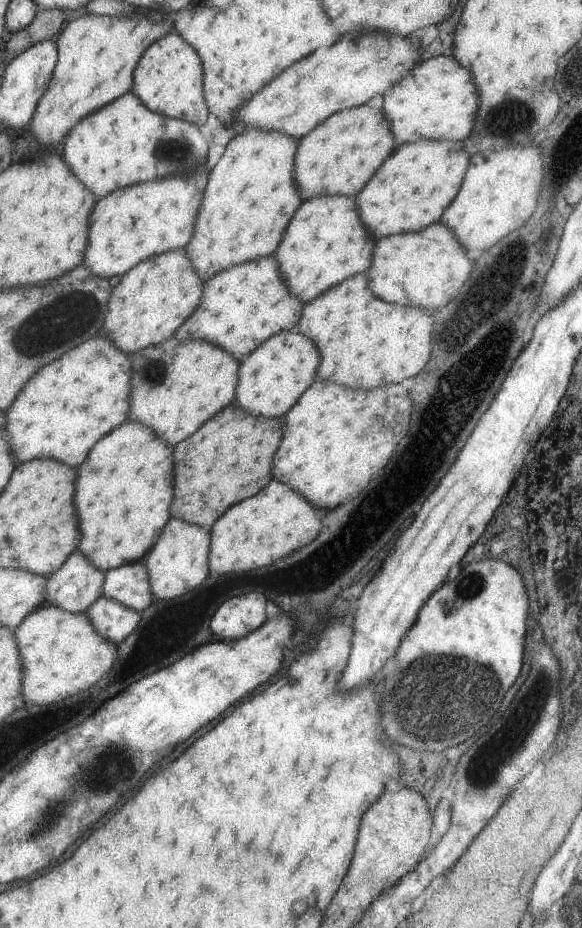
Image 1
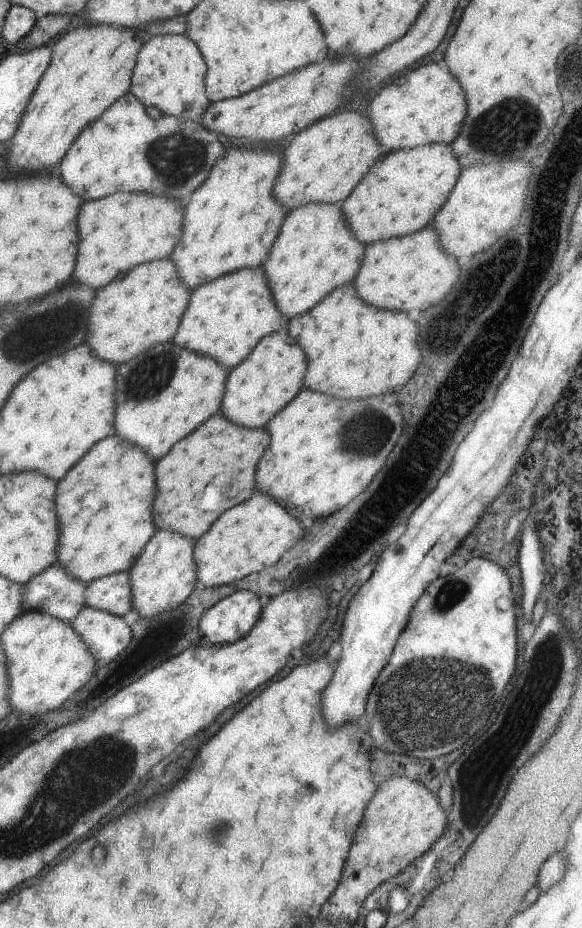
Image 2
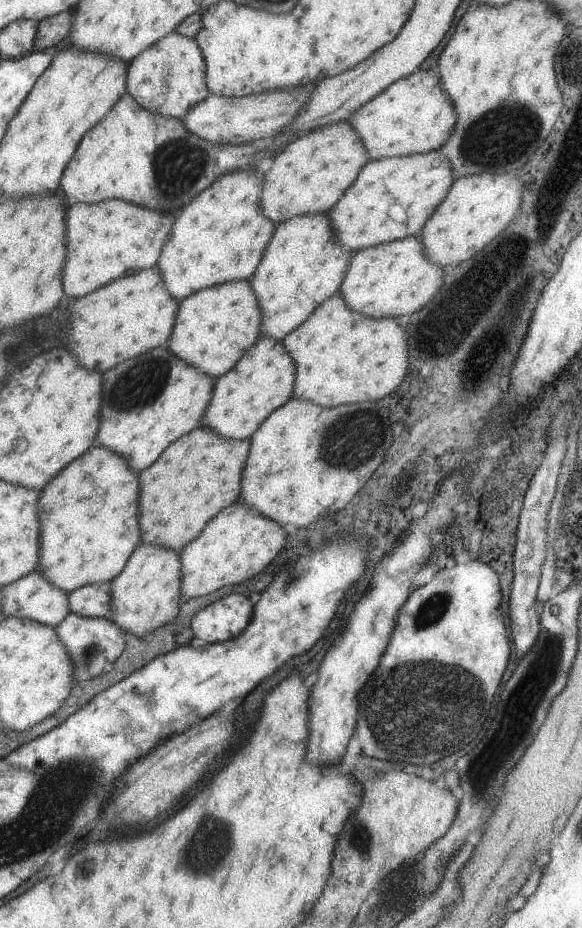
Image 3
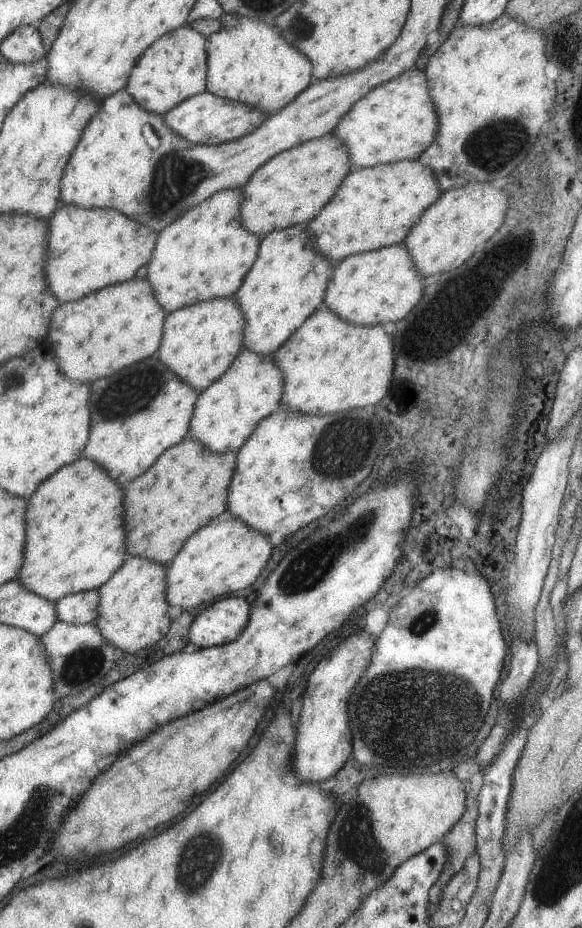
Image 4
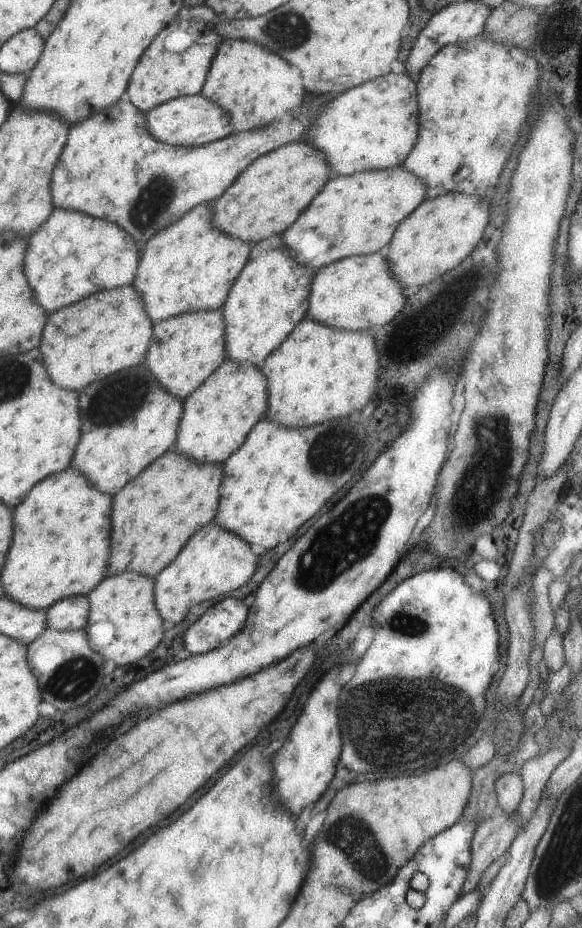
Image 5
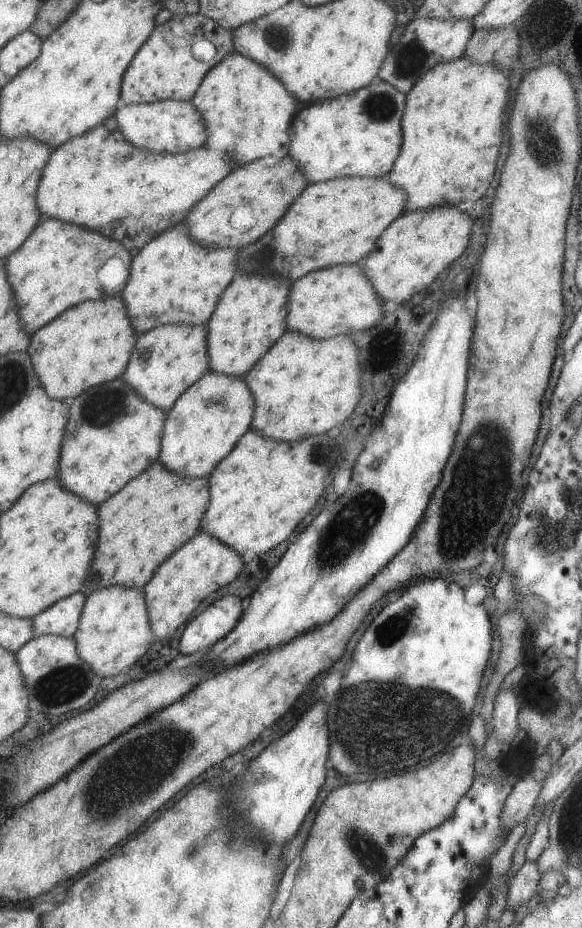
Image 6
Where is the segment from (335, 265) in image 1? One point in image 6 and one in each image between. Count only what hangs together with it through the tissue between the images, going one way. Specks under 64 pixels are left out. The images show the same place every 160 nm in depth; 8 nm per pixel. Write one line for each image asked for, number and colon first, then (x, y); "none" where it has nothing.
2: (314, 253)
3: (302, 265)
4: (284, 286)
5: (269, 296)
6: (249, 316)

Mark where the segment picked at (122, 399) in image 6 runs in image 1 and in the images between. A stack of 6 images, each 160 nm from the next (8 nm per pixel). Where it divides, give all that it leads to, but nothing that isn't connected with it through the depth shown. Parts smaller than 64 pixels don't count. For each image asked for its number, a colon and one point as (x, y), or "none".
1: (175, 386)
2: (160, 395)
3: (146, 402)
4: (136, 413)
5: (130, 420)

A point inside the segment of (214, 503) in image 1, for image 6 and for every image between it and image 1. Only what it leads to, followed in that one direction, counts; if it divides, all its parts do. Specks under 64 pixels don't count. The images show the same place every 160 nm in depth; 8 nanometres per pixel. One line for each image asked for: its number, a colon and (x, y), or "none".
2: (210, 470)
3: (198, 474)
4: (186, 486)
5: (153, 514)
6: (139, 526)

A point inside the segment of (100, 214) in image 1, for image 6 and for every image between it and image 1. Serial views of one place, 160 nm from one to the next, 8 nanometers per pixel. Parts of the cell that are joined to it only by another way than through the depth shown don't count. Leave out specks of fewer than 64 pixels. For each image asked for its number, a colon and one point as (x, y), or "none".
2: (115, 233)
3: (103, 240)
4: (87, 249)
5: (71, 255)
6: (59, 264)

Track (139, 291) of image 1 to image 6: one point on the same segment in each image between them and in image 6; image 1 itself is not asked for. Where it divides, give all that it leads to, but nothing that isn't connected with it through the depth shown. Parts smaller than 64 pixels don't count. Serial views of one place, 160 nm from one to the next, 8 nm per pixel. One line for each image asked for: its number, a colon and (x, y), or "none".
2: (128, 316)
3: (130, 315)
4: (104, 331)
5: (119, 333)
6: (90, 342)

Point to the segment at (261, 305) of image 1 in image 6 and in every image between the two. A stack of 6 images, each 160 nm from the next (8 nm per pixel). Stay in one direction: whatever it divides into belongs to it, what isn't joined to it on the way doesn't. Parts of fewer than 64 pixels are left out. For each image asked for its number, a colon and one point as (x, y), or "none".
2: (223, 320)
3: (213, 328)
4: (198, 342)
5: (184, 349)
6: (167, 359)

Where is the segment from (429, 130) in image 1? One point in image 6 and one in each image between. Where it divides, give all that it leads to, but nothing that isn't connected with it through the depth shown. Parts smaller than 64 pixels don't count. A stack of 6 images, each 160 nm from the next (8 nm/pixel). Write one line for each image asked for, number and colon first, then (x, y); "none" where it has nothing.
2: (426, 105)
3: (412, 115)
4: (395, 121)
5: (372, 126)
6: (357, 134)

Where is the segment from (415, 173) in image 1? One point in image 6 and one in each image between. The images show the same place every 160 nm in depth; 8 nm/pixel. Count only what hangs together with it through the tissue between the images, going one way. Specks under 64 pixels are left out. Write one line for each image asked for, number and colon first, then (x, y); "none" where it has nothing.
2: (400, 193)
3: (391, 198)
4: (373, 207)
5: (358, 213)
6: (363, 206)

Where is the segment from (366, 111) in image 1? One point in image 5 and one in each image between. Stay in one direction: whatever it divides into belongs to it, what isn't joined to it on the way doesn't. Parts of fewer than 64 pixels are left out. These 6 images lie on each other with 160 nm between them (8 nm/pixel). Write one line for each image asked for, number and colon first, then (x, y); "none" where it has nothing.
2: (323, 162)
3: (309, 175)
4: (292, 186)
5: (266, 196)

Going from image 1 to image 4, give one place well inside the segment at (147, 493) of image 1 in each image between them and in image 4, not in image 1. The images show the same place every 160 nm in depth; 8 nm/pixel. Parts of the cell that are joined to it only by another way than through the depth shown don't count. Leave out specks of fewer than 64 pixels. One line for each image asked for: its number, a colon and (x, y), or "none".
2: (102, 506)
3: (87, 517)
4: (73, 520)

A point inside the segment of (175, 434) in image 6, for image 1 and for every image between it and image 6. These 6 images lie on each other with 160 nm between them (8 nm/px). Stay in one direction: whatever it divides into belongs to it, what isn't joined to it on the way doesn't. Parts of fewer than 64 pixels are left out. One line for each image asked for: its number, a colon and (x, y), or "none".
1: (271, 378)
2: (269, 377)
3: (261, 380)
4: (225, 413)
5: (215, 418)

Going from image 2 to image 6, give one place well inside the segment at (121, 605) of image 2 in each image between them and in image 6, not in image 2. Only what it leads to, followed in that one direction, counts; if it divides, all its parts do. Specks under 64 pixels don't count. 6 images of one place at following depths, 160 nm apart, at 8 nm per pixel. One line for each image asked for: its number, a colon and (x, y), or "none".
3: (93, 600)
4: (78, 608)
5: (70, 613)
6: (61, 618)

